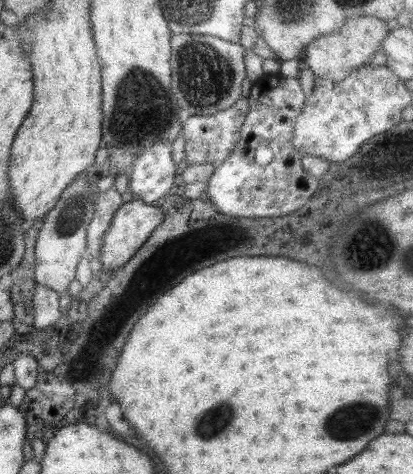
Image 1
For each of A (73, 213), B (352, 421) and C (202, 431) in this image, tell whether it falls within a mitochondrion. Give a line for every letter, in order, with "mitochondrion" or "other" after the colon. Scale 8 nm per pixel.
A: mitochondrion
B: mitochondrion
C: mitochondrion

